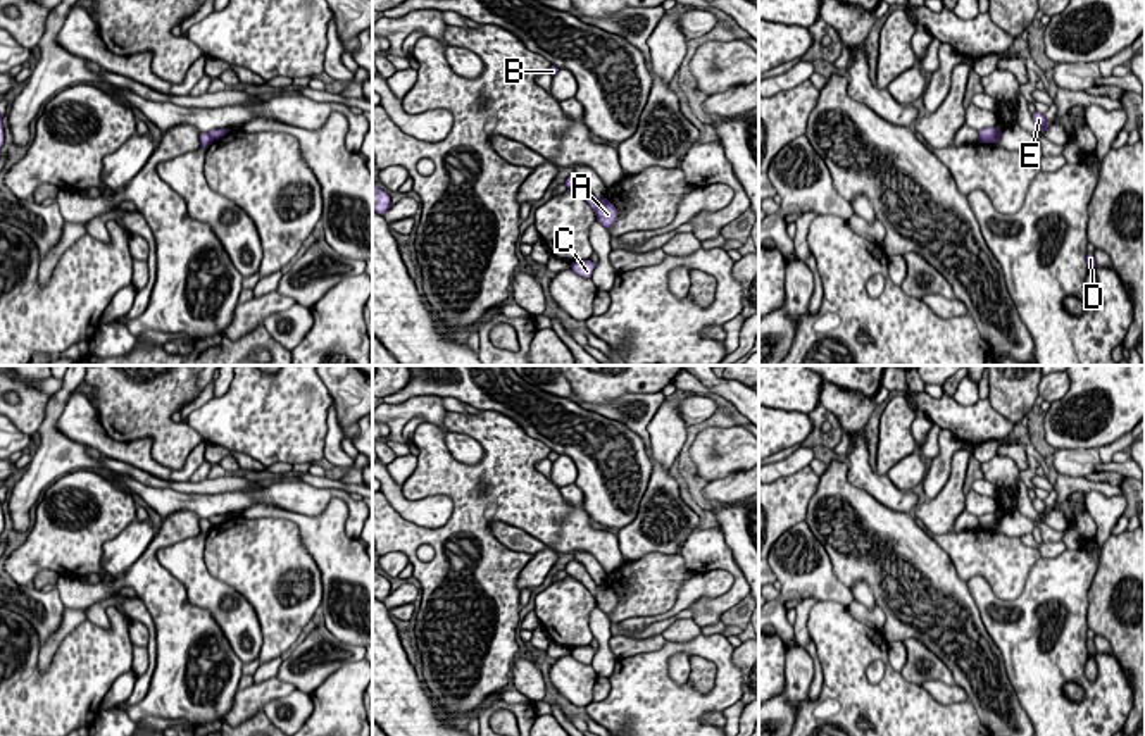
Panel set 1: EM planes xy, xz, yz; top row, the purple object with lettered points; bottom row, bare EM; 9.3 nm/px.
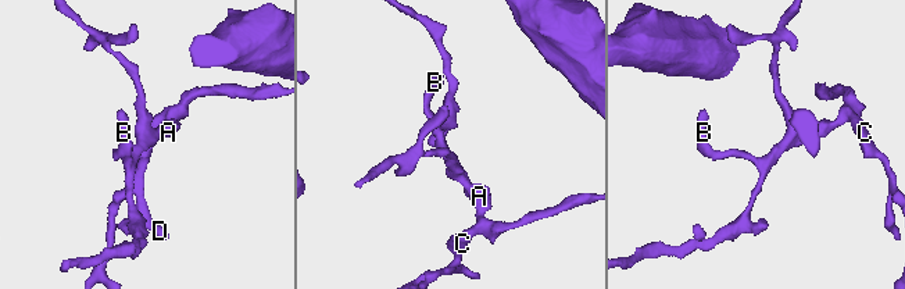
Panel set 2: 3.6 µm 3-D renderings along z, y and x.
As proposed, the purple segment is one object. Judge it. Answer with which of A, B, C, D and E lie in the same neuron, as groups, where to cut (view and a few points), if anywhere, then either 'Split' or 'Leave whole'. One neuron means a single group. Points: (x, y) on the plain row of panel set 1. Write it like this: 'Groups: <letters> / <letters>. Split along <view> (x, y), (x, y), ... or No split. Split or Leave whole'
Groups: A C D E / B. Split along xz (599, 585), (594, 595). Split

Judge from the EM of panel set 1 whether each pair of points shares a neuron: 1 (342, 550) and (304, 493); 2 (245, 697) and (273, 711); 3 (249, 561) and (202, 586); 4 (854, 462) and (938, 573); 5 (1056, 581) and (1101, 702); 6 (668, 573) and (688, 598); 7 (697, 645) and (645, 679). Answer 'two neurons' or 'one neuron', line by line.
1: two neurons
2: two neurons
3: two neurons
4: two neurons
5: one neuron
6: two neurons
7: one neuron

